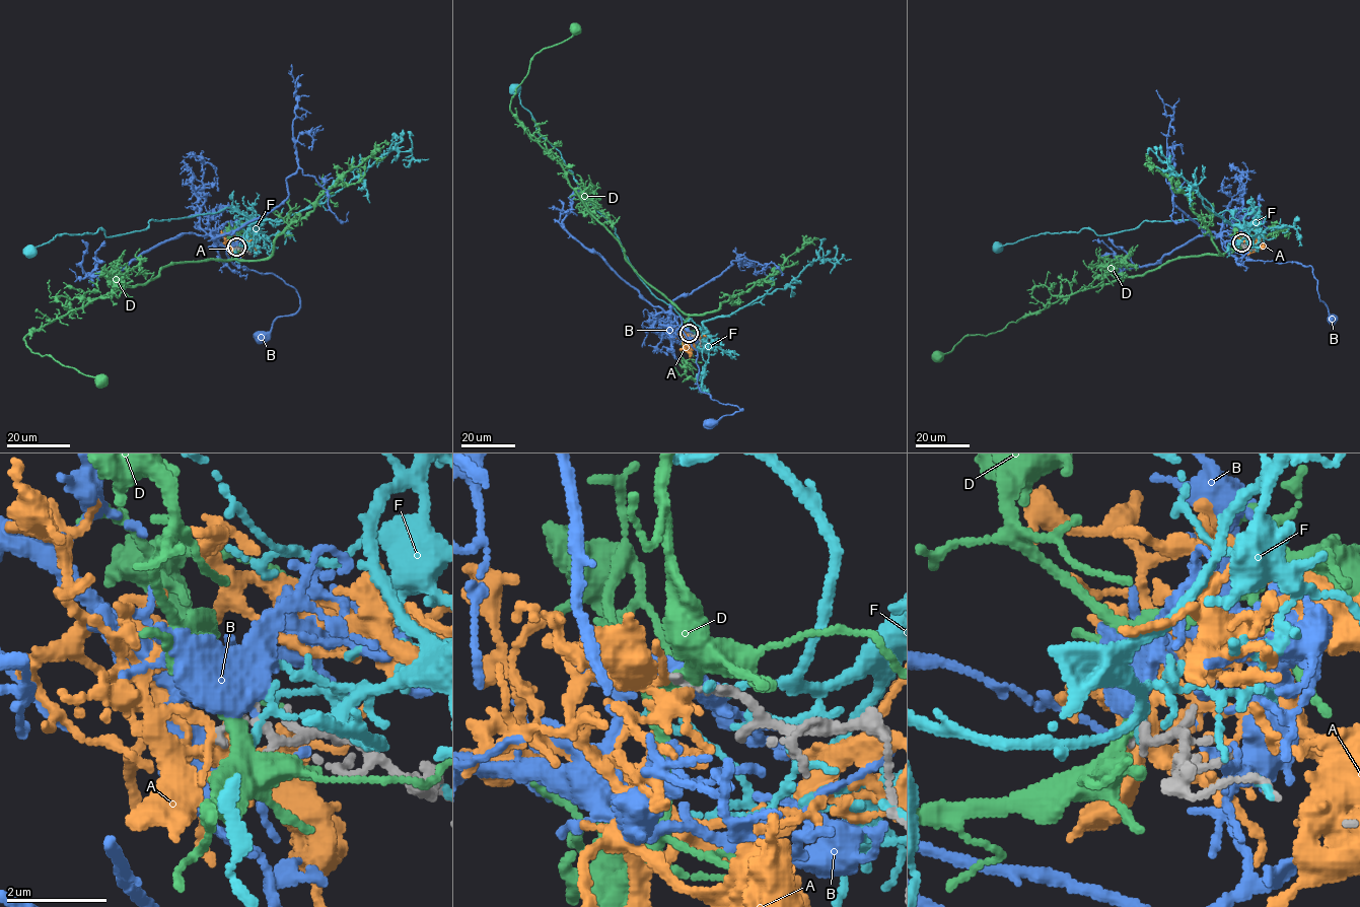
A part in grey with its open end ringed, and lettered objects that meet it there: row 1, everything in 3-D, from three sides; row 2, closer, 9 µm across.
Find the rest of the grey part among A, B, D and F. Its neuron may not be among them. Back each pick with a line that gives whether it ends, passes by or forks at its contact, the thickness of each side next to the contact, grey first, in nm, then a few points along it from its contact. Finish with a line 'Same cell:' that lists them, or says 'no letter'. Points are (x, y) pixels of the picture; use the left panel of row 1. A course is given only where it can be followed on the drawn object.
B: it ends; calibres 200 and 480 nm; course (235, 248), (212, 232), (233, 263), (276, 275), (292, 286), (299, 298), (299, 308), (279, 317), (261, 337)
Same cell: B

